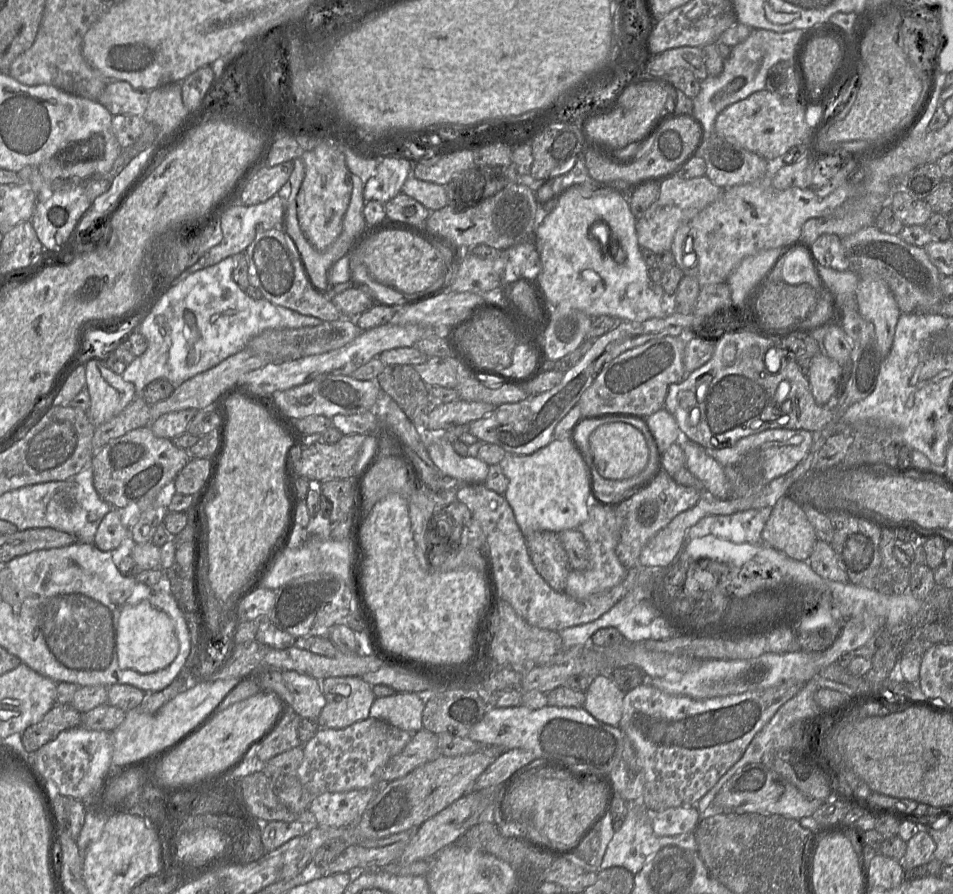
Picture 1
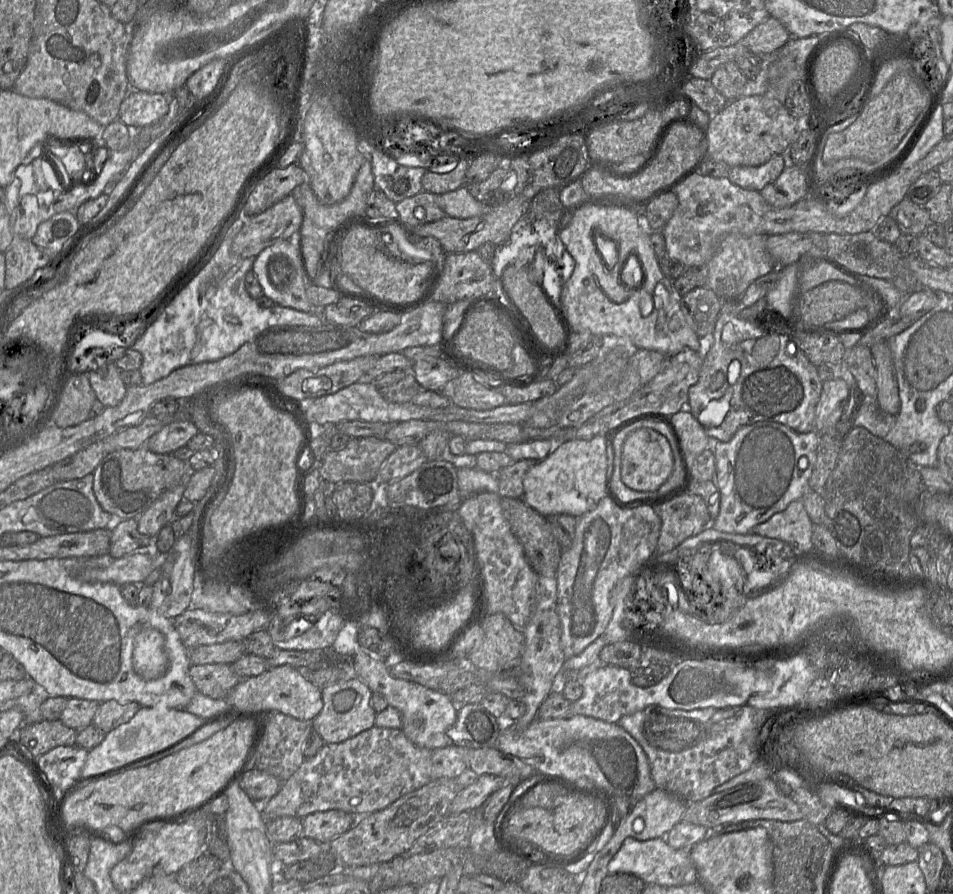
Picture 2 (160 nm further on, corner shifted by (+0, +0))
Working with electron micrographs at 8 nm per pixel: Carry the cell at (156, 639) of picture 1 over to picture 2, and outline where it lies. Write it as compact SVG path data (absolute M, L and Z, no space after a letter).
M143 628L134 638L132 662L134 671L143 679L162 677L168 668L162 633L154 628Z

